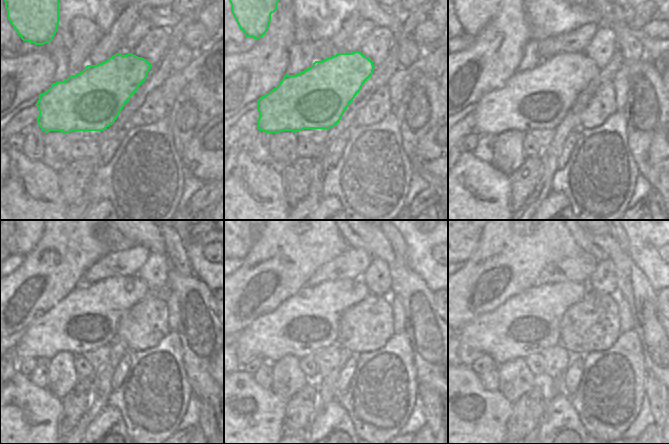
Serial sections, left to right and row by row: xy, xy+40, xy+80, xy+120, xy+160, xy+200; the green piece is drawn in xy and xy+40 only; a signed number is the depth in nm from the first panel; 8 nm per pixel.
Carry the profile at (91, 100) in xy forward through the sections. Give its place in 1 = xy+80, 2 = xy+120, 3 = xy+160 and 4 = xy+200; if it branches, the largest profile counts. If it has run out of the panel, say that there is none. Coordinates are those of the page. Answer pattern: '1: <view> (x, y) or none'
1: xy+80 (539, 98)
2: xy+120 (87, 319)
3: xy+160 (307, 322)
4: xy+200 (527, 323)

